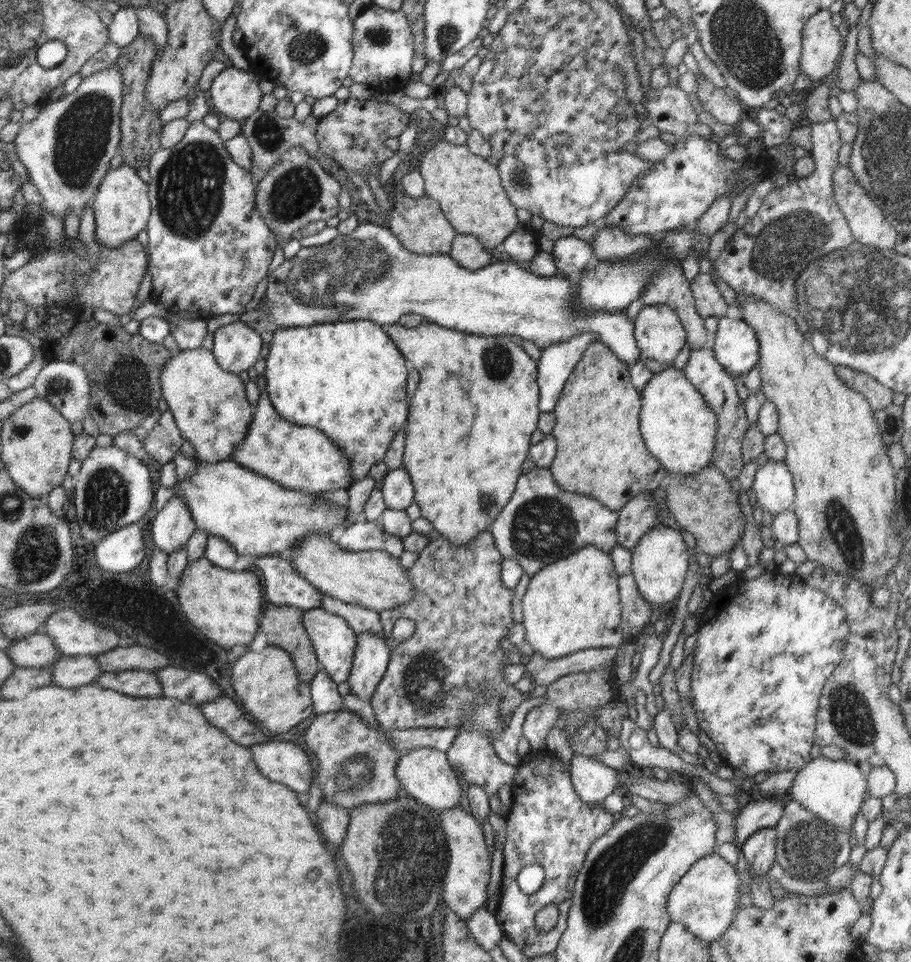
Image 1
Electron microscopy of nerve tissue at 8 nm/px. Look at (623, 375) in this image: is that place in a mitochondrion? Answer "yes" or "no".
no

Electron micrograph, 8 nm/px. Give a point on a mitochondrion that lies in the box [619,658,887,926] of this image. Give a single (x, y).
(811, 849)

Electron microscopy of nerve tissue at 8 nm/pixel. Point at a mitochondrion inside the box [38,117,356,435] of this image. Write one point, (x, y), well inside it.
(189, 188)

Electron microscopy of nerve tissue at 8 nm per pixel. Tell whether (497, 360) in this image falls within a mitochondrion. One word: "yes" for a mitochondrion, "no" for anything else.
yes

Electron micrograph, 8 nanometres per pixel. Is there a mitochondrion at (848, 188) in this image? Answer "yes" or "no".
yes

